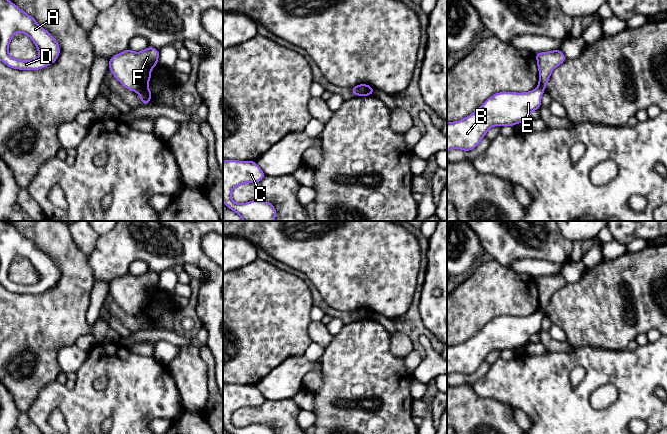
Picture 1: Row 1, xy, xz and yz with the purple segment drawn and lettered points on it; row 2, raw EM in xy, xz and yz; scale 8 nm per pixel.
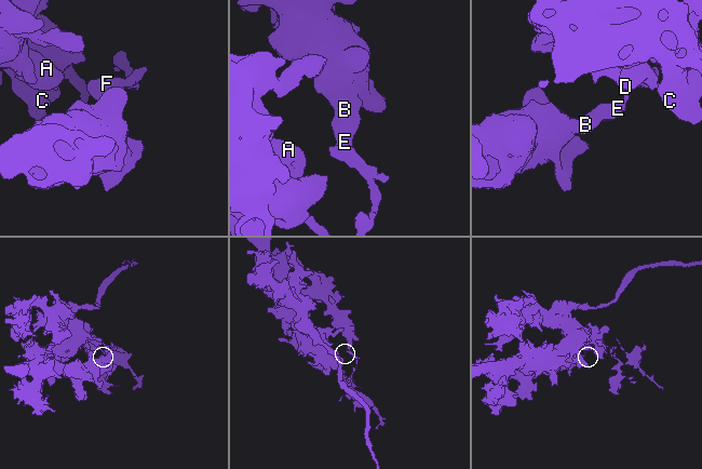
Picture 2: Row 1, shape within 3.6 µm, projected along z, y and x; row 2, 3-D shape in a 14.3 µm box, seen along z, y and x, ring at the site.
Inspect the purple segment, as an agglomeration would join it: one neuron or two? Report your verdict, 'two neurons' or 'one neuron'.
two neurons

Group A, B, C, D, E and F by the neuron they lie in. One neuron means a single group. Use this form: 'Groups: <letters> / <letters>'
Groups: A B C D E / F

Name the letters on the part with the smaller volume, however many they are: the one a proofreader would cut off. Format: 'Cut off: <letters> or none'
Cut off: F

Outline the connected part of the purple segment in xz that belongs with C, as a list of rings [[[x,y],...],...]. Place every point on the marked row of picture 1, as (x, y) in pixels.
[[[223,160],[223,202],[243,221],[274,221],[276,209],[264,200],[235,203],[231,194],[241,184],[260,182],[266,175],[255,161]]]

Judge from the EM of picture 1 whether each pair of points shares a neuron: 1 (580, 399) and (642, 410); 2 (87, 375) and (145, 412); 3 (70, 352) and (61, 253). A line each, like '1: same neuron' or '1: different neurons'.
1: same neuron
2: same neuron
3: different neurons

